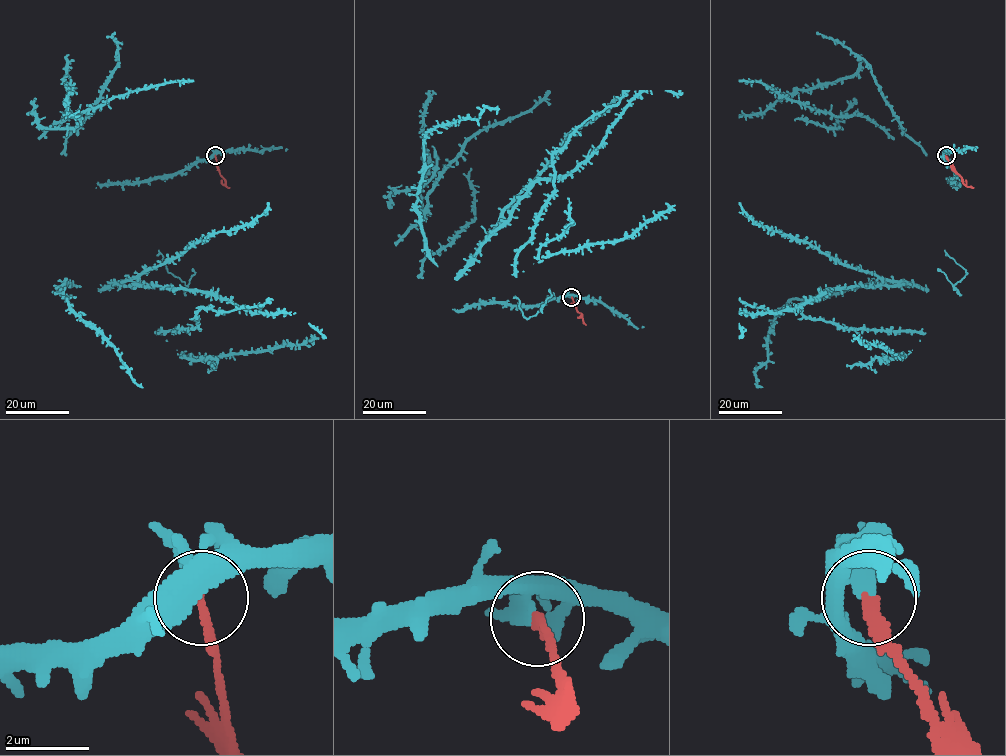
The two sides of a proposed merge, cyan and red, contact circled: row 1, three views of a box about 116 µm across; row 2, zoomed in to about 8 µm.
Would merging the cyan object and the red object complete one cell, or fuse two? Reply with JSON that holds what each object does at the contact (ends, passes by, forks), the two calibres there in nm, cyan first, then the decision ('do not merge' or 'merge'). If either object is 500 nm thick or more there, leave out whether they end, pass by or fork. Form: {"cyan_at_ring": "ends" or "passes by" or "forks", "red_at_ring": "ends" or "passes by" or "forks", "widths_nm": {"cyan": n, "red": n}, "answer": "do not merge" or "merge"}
{"cyan_at_ring": "passes by", "red_at_ring": "ends", "widths_nm": {"cyan": 240, "red": 240}, "answer": "do not merge"}

